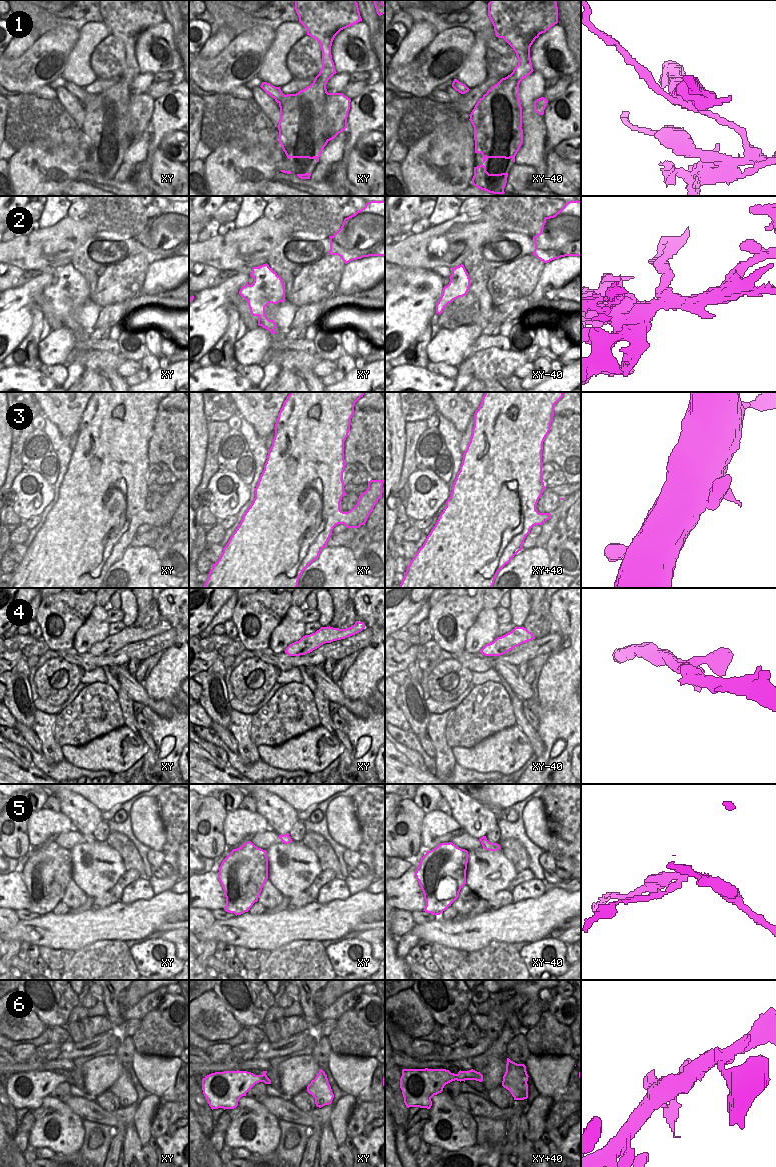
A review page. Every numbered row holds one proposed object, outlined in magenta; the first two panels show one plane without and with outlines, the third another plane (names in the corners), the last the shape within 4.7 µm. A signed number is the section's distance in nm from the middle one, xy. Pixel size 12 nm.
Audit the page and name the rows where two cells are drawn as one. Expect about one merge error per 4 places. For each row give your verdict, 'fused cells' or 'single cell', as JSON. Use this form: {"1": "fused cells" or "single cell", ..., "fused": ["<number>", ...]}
{"1": "fused cells", "2": "fused cells", "3": "single cell", "4": "single cell", "5": "fused cells", "6": "single cell", "fused": ["1", "2", "5"]}

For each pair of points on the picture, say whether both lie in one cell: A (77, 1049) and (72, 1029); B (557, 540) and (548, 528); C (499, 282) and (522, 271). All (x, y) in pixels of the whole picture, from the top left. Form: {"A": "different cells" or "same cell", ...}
{"A": "different cells", "B": "different cells", "C": "same cell"}

